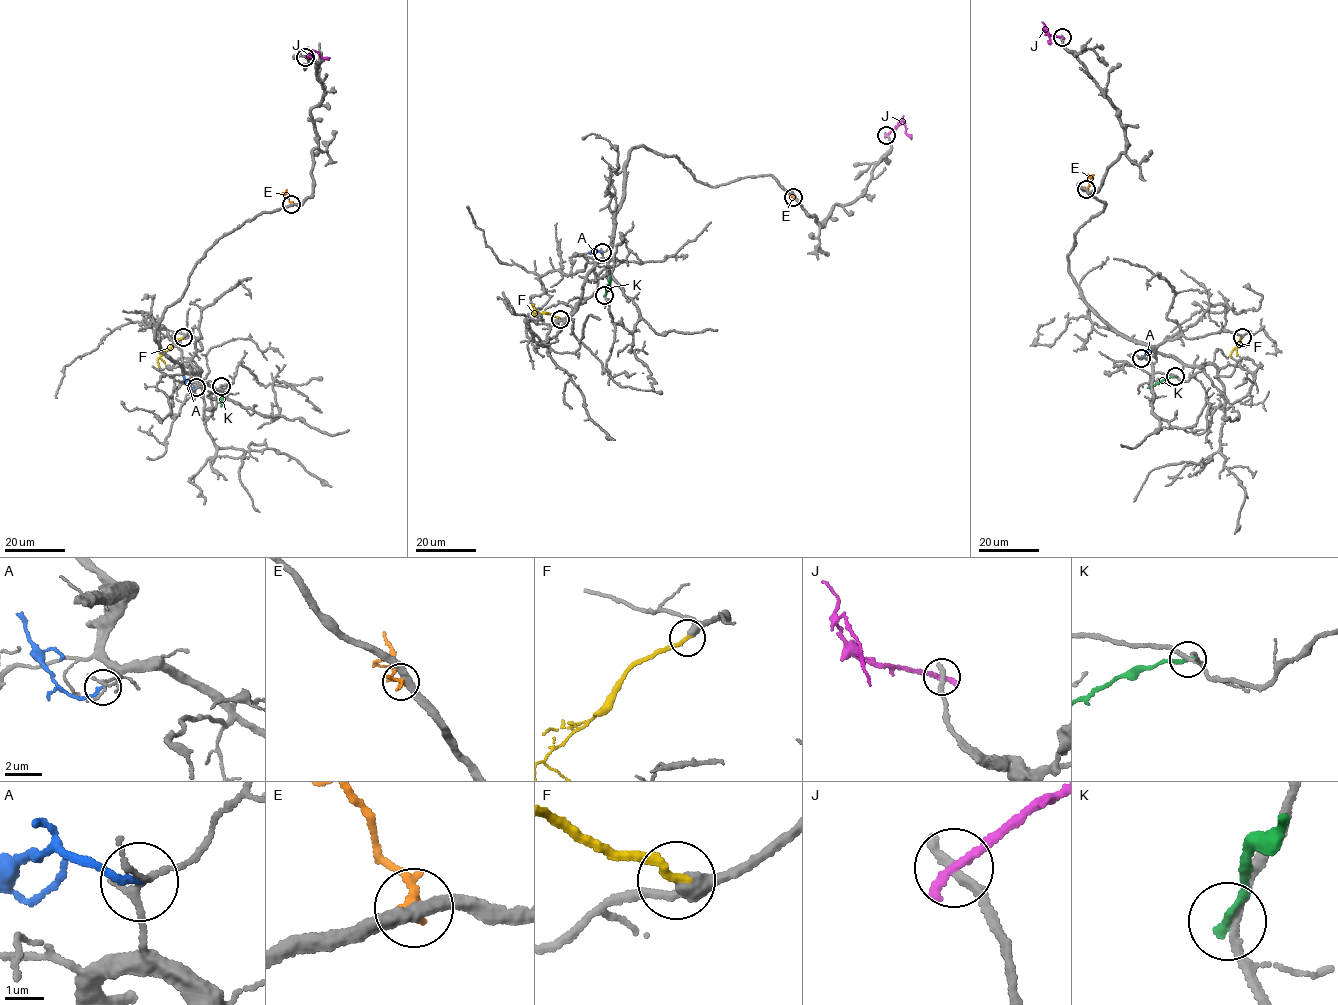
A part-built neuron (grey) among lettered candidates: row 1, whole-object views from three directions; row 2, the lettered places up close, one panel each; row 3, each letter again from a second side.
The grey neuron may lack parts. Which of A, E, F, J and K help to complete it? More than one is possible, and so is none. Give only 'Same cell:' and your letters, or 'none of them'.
Same cell: F

